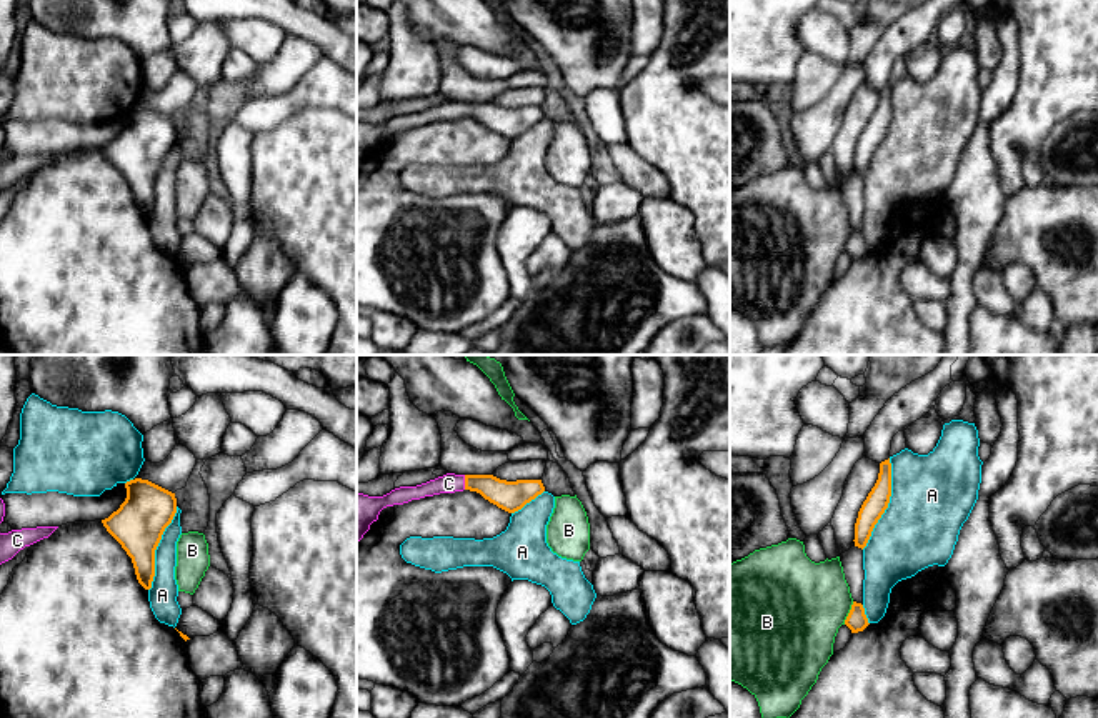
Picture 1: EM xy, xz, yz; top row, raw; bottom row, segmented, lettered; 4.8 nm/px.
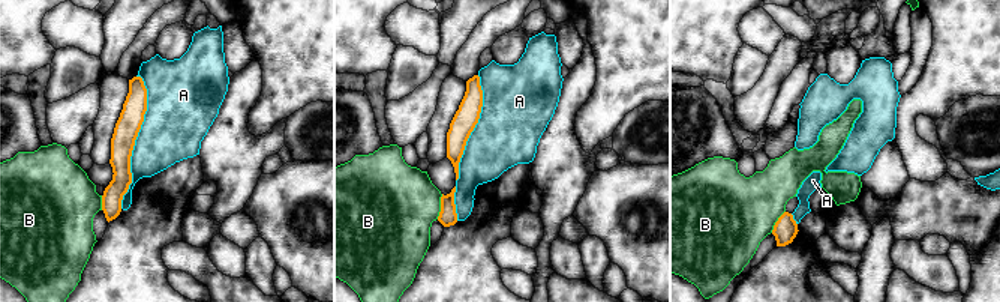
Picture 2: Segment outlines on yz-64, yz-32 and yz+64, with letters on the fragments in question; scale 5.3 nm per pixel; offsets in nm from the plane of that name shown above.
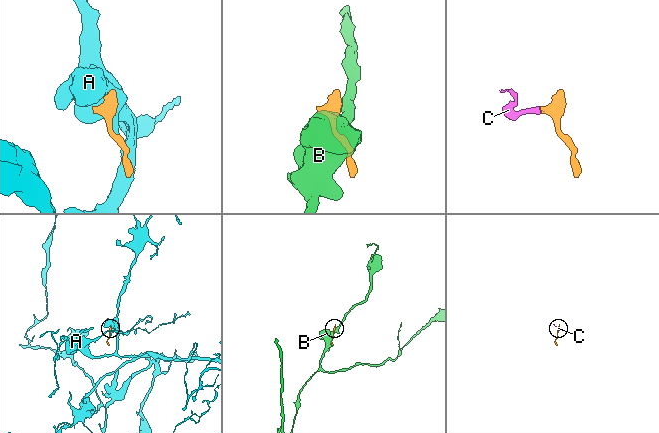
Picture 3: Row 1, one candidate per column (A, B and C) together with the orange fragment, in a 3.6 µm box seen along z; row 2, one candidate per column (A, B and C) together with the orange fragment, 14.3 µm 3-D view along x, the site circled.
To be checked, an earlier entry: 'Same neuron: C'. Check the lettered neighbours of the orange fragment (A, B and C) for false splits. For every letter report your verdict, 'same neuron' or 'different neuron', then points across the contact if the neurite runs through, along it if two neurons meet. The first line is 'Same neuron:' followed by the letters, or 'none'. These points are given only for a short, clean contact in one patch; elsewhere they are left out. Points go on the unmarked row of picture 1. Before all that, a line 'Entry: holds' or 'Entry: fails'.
Entry: holds
Same neuron: C
A: different neuron
B: different neuron | along yz (853, 229), (843, 250)
C: same neuron | across xz (509, 122), (484, 110), (465, 109), (449, 110)

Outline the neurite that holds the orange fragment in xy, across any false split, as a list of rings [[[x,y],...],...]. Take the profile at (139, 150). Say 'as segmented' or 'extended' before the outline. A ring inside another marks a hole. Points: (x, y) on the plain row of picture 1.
as segmented; [[[142,105],[127,108],[125,115],[125,128],[102,150],[132,185],[138,210],[150,217],[155,177],[177,140],[177,125],[175,120]]]

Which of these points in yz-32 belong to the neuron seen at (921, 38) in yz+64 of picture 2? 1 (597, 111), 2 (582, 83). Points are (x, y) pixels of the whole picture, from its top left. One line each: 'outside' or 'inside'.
1: outside
2: inside

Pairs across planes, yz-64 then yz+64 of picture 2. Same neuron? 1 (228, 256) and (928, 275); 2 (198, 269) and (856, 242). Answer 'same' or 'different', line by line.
1: same
2: different

